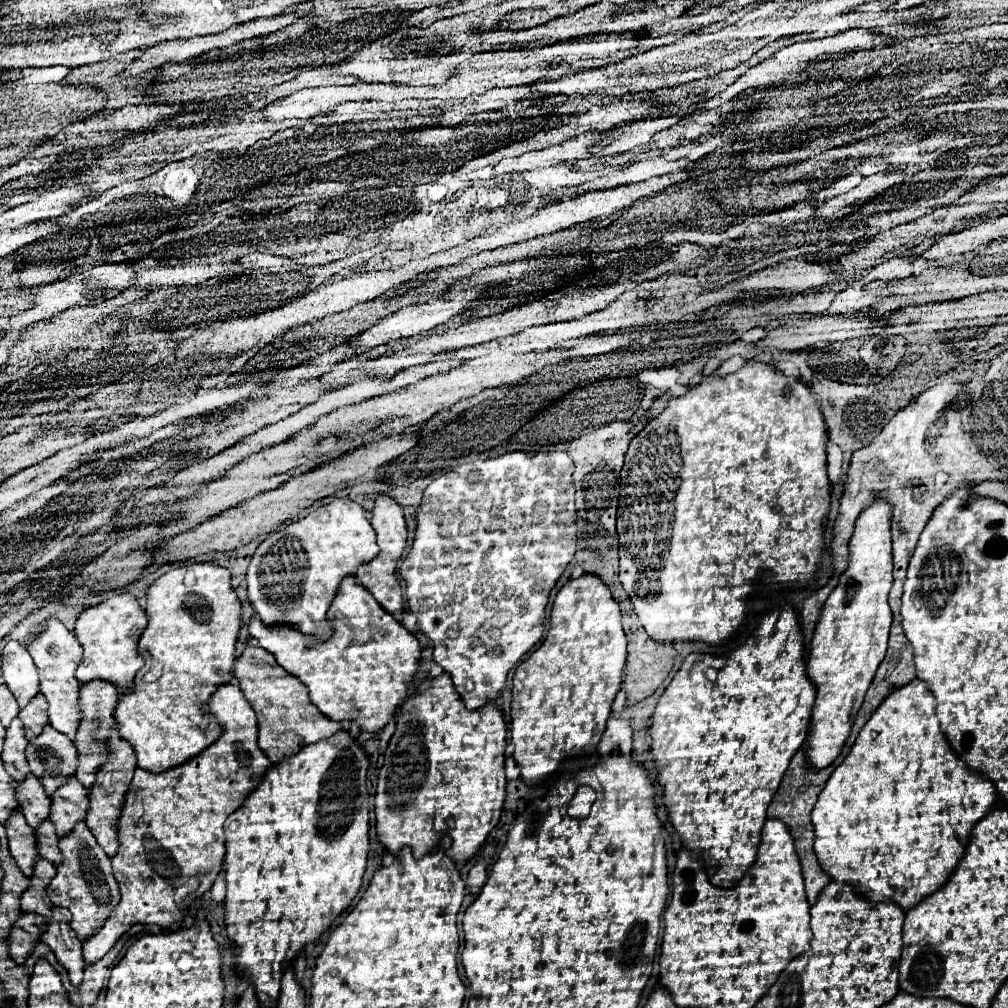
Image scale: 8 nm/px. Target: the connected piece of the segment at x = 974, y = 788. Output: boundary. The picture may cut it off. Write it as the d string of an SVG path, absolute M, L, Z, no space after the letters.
M911 680L909 684L893 690L883 702L881 706L871 714L871 718L867 720L867 724L861 728L855 744L851 746L849 754L845 756L845 760L835 768L835 772L831 774L831 778L827 780L825 788L821 790L817 804L813 806L811 812L811 822L815 828L815 854L819 864L825 868L825 872L835 880L835 882L847 882L853 884L857 888L857 892L861 892L865 898L873 900L873 902L881 902L881 900L895 900L903 910L913 908L917 902L921 902L925 896L933 894L935 890L939 890L949 872L953 872L955 864L961 860L965 846L969 842L969 832L975 826L977 820L981 820L991 806L997 800L997 788L993 788L993 782L985 780L985 776L981 776L979 772L973 772L969 768L965 768L965 760L957 758L957 754L953 752L953 748L949 748L949 742L945 740L945 734L941 732L939 720L935 716L935 696L927 690L927 684L921 680Z

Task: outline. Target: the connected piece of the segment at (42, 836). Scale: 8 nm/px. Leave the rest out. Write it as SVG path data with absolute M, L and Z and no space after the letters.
M43 820L41 826L35 830L35 838L37 838L37 850L39 850L39 856L47 858L49 862L53 864L59 864L61 862L61 852L57 848L57 832L51 824L51 820Z

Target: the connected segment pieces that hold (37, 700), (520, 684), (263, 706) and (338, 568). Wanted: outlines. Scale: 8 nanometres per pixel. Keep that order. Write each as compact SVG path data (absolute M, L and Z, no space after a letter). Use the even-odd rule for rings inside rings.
M37 694L25 708L21 708L19 718L25 724L25 736L31 740L31 736L37 736L43 726L47 724L47 700L43 694Z
M595 574L571 578L557 592L551 608L547 636L541 646L531 652L515 670L513 702L511 702L511 742L515 746L515 762L521 766L525 784L539 784L559 770L559 762L575 754L593 754L605 730L613 698L623 682L623 666L627 658L627 638L621 626L619 602L611 596L609 586Z
M245 644L243 654L237 658L233 674L239 682L239 688L259 720L259 748L275 764L281 758L293 756L301 746L313 744L319 738L329 738L343 726L329 720L315 708L307 696L307 688L289 672L285 672L275 656L259 646Z
M335 498L305 518L293 520L257 546L247 570L249 600L265 624L293 624L301 632L325 638L331 632L331 626L325 622L325 612L341 578L355 574L359 564L369 562L377 554L375 530L365 510L349 498ZM265 552L269 552L269 560L265 560L269 564L269 576L265 576L265 592L261 592L261 556Z

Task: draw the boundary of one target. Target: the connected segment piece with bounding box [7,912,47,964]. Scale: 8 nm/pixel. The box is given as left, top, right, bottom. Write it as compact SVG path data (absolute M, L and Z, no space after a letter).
M23 912L17 918L17 924L13 924L11 934L9 934L9 954L17 964L23 964L25 958L31 954L35 940L39 938L39 934L43 932L47 920L39 914L33 912Z

